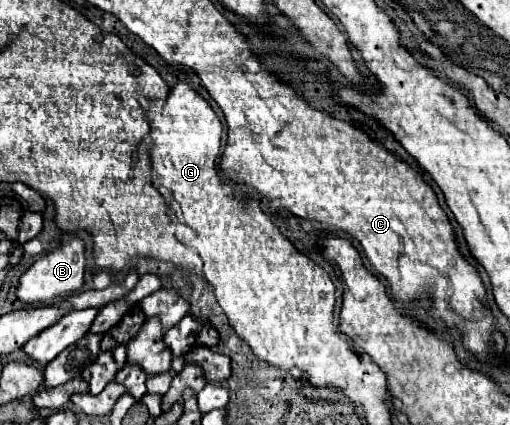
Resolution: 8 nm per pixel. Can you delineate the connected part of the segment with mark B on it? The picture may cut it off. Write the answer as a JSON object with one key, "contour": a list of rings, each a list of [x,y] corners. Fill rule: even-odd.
{"contour":[[[75,237],[75,239],[59,245],[57,249],[45,253],[45,257],[37,259],[21,275],[21,281],[17,287],[17,297],[23,303],[43,303],[43,301],[49,301],[51,297],[79,291],[83,285],[83,275],[85,275],[85,241]]]}

